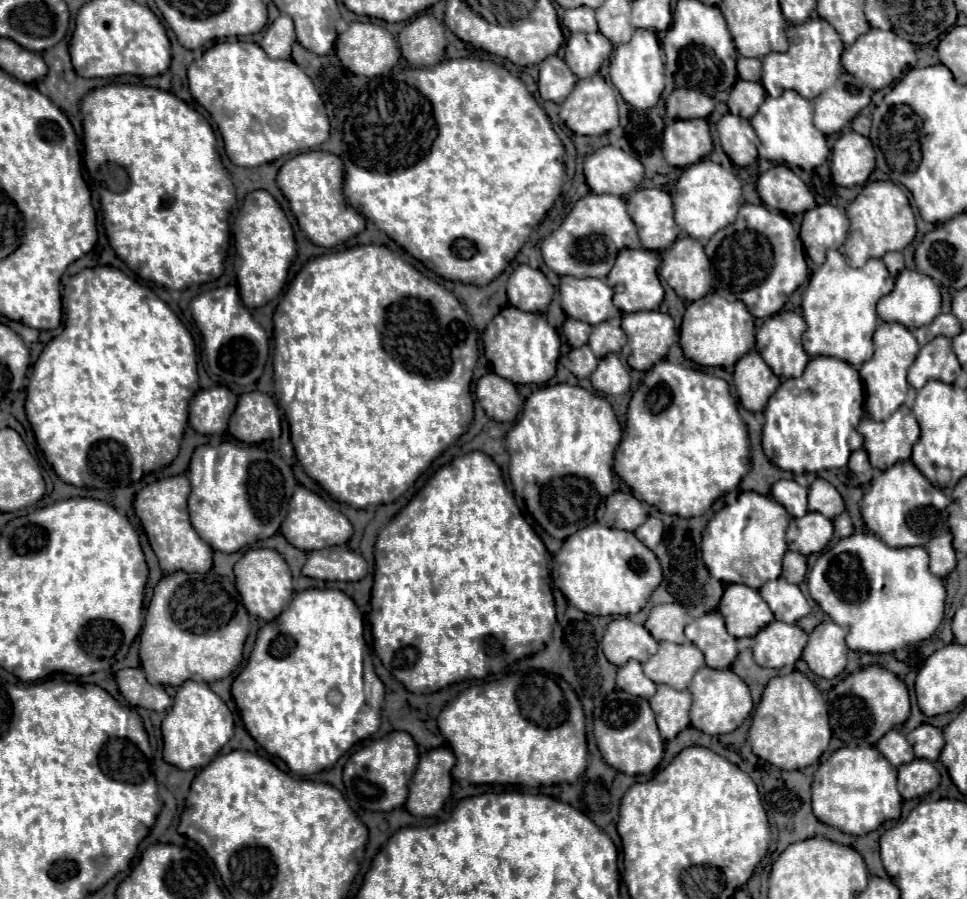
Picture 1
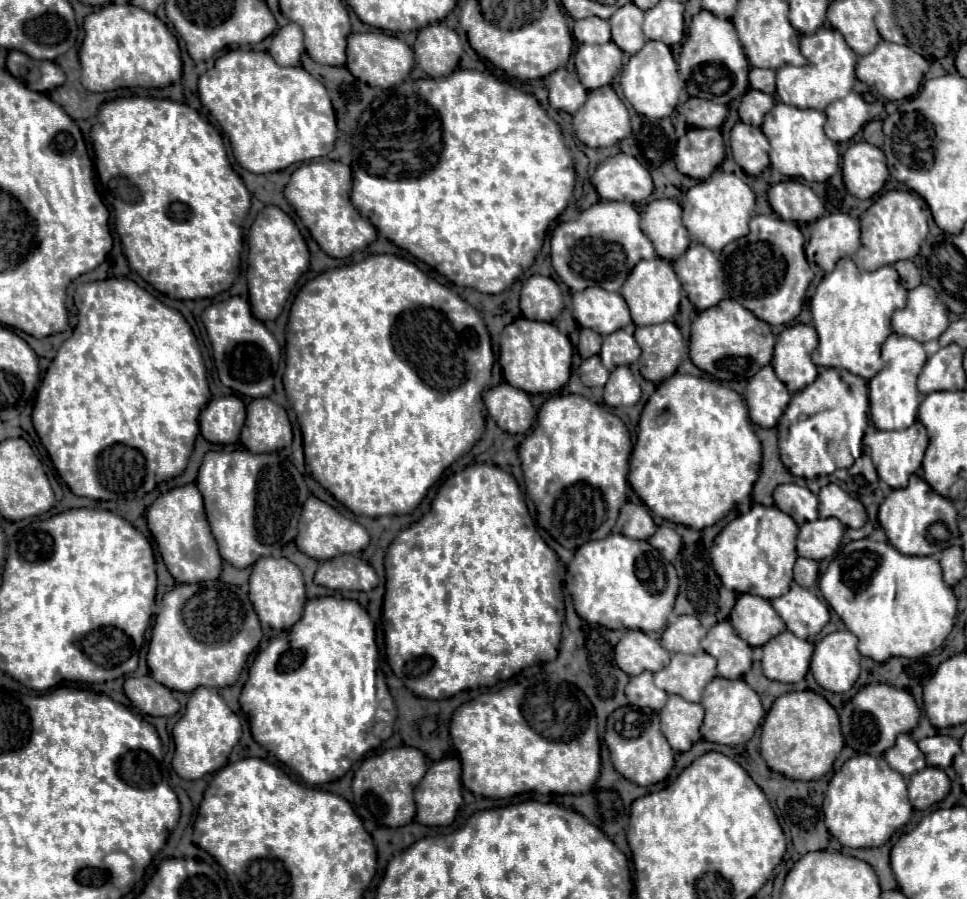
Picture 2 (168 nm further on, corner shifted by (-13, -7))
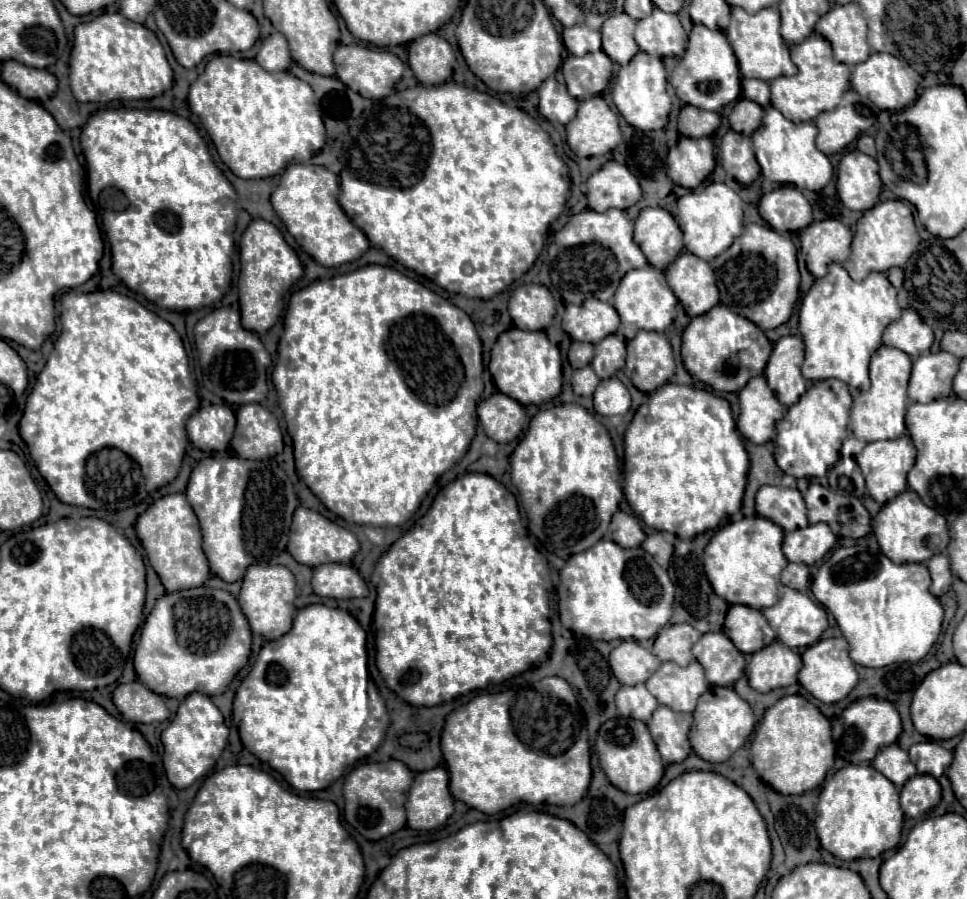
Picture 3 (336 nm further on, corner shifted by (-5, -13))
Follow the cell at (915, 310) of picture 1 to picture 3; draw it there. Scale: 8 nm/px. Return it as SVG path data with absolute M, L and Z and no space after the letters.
M903 310L901 318L887 326L883 334L883 344L891 348L899 348L905 354L909 354L913 360L921 354L927 354L935 336L925 322L921 322L919 314L913 310Z

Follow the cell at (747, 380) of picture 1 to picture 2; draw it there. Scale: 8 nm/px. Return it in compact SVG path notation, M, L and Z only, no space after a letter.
M767 364L749 380L745 400L749 406L749 418L763 428L773 428L791 400L791 394Z

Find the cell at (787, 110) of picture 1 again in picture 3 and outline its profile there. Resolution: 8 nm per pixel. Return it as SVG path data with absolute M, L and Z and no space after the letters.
M769 106L761 120L761 126L753 132L753 148L757 154L757 162L767 180L779 184L793 184L799 190L823 190L833 178L833 166L825 154L821 154L815 146L817 126L813 122L791 122L777 108Z

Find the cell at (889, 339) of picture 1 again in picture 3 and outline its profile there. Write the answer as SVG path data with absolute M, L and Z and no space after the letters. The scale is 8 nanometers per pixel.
M881 346L871 358L869 374L873 376L871 388L861 392L853 400L849 428L863 442L899 438L901 434L907 432L905 410L907 410L907 382L909 382L909 374L911 374L911 358L897 348Z

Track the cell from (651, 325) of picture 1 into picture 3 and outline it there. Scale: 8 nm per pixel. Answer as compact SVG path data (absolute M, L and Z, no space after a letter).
M641 330L627 342L625 376L639 392L651 394L659 386L667 384L673 374L673 350L663 334Z

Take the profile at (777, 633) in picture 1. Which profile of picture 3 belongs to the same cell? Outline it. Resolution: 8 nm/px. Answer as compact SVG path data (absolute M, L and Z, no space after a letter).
M779 640L755 652L747 664L749 686L757 692L771 692L797 682L801 656Z

